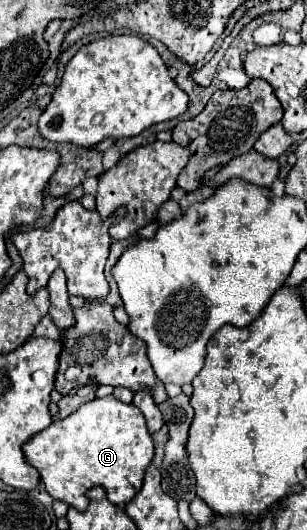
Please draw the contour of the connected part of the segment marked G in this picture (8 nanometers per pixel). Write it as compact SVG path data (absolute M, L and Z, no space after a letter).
M114 396L96 398L64 420L52 422L46 430L30 438L22 450L26 460L40 472L48 494L82 512L88 508L86 490L92 486L102 486L116 506L130 502L138 494L144 470L154 458L154 442L144 416L134 404L124 404Z

